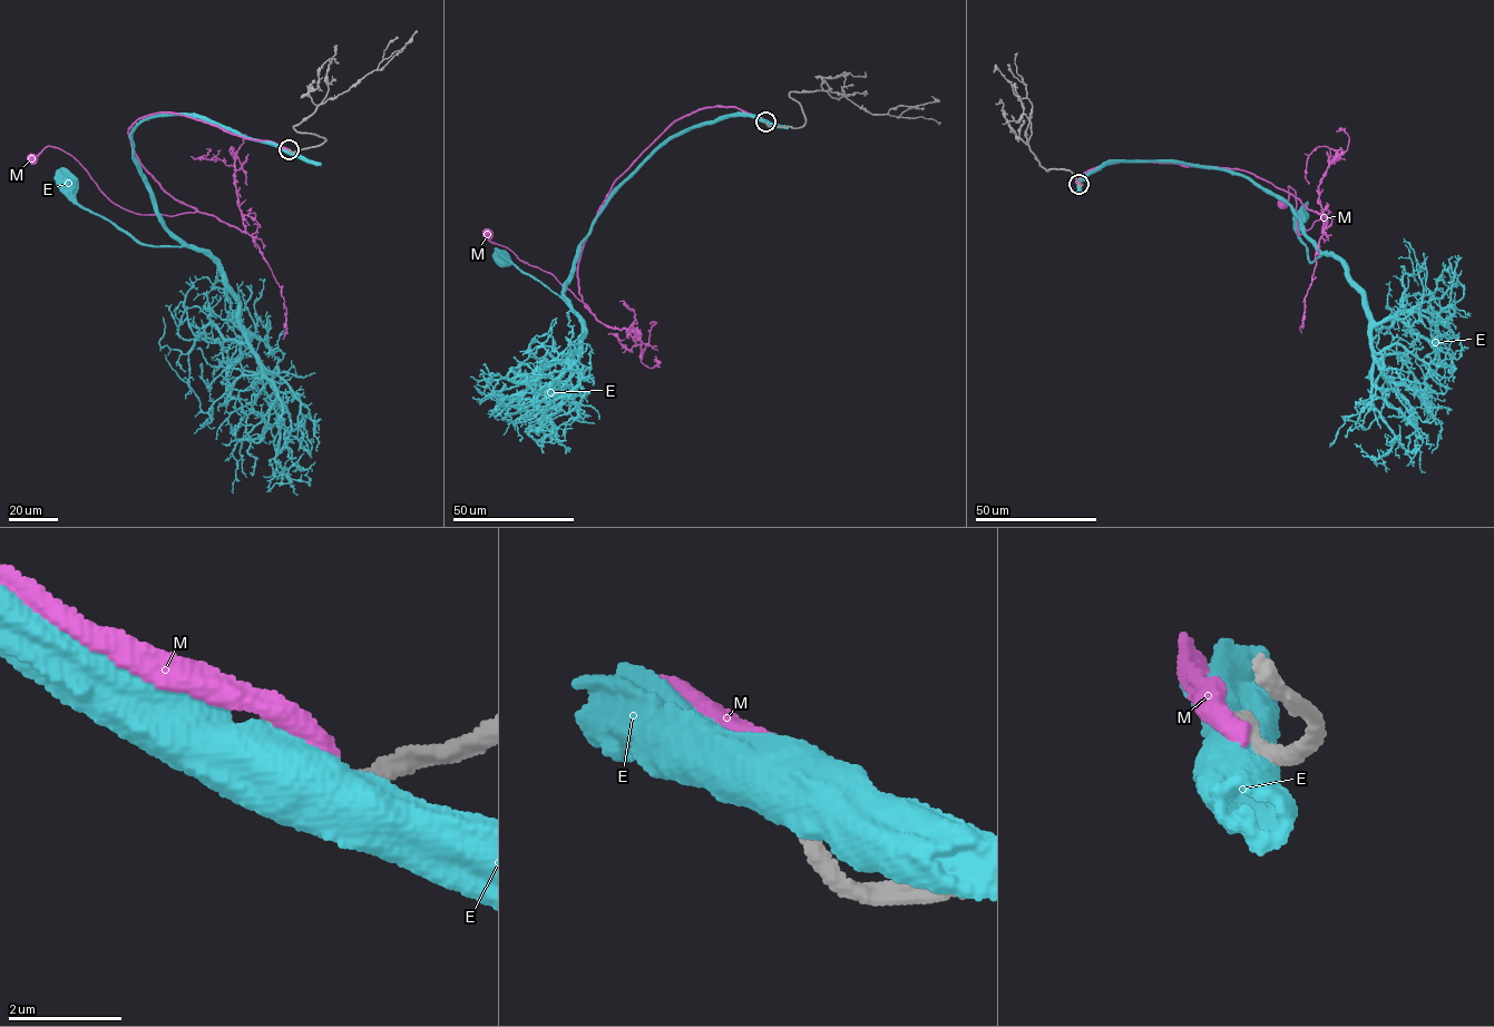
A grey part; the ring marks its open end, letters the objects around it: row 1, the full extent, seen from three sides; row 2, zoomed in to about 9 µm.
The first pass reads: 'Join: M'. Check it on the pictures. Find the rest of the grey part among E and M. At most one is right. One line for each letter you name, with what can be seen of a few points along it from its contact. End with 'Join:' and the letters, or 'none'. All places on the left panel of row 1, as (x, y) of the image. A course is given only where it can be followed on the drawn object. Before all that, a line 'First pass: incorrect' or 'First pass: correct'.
First pass: incorrect
Join: none

